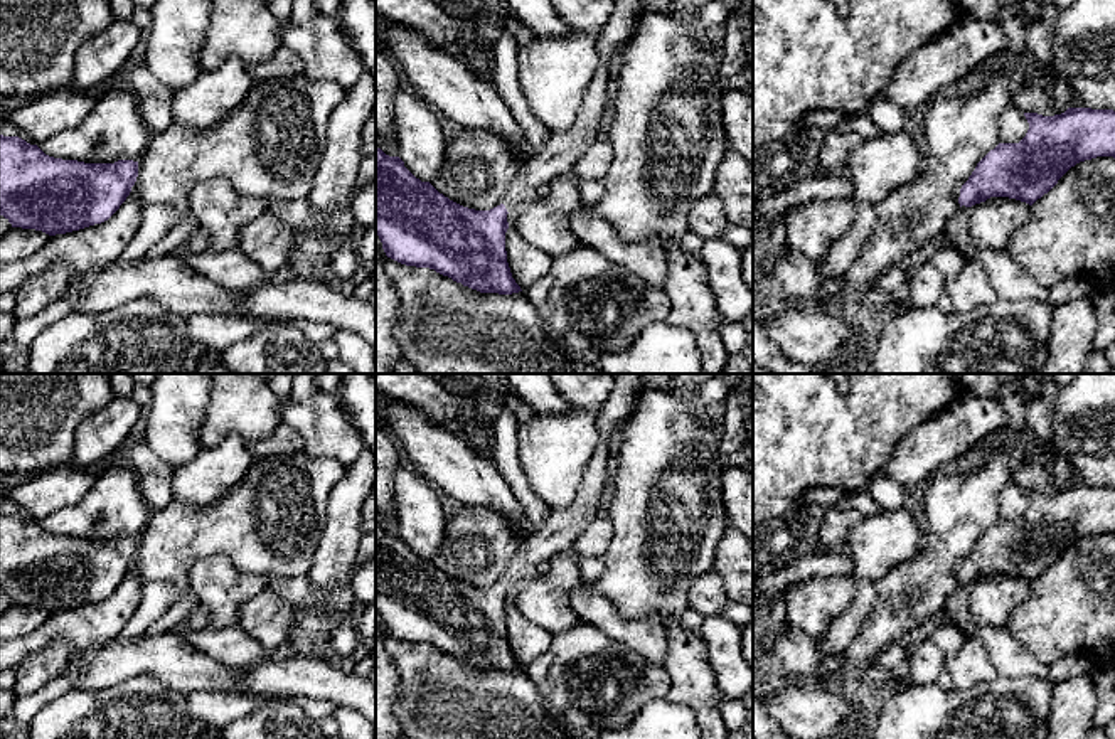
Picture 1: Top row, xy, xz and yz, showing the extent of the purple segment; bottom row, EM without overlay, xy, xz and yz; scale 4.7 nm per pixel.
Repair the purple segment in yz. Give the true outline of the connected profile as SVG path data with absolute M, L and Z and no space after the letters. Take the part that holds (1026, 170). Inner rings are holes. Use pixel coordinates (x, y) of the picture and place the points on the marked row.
M1068 108L1061 114L1024 113L1029 130L1019 143L999 143L960 189L960 207L990 197L1032 205L1076 163L1115 158L1115 111Z

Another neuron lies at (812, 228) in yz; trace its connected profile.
M852 199L793 204L785 212L787 246L819 261L847 232L856 215L857 205Z

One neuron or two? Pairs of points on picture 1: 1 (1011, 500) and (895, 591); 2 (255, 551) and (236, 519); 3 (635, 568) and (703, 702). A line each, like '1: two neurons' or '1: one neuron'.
1: two neurons
2: one neuron
3: two neurons

